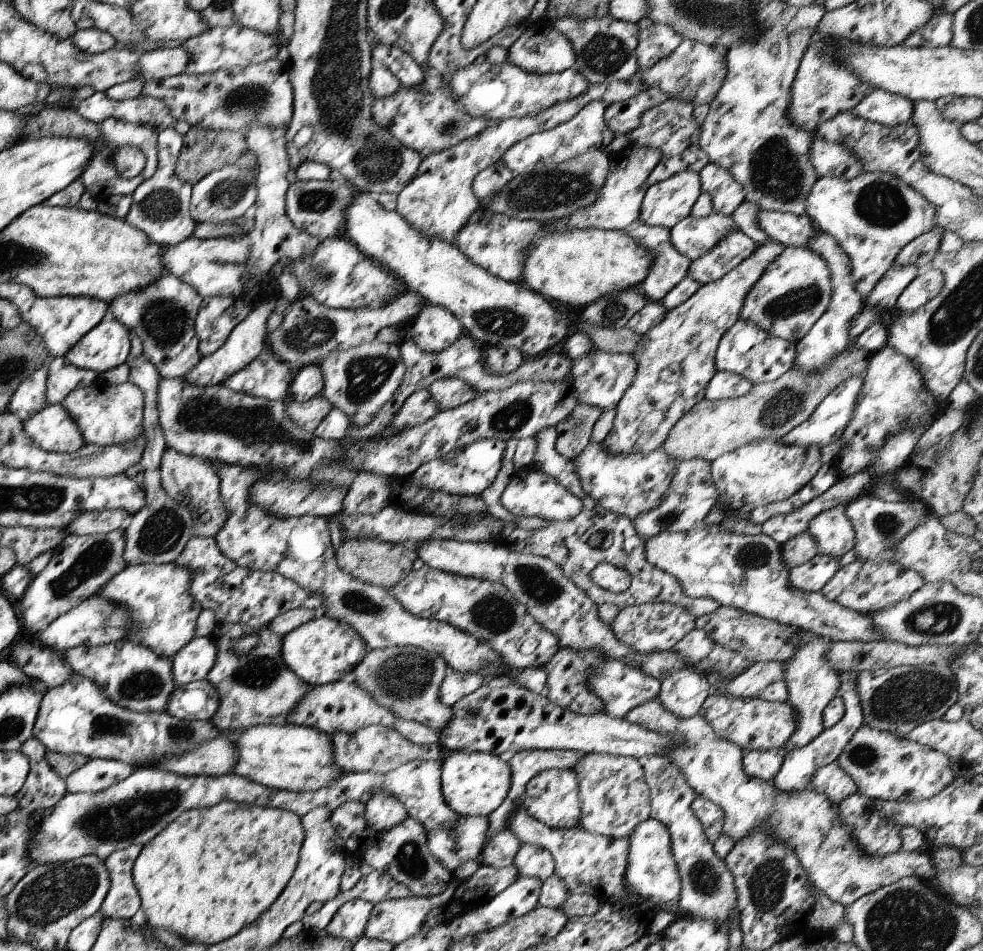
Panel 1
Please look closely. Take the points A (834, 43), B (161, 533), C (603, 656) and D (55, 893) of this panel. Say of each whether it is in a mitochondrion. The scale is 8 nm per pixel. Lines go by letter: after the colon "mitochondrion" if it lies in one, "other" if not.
A: other
B: mitochondrion
C: other
D: mitochondrion

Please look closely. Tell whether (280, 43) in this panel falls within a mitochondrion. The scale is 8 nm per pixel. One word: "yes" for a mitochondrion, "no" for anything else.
no

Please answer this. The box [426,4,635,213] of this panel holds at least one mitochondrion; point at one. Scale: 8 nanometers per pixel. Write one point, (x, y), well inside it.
(604, 55)

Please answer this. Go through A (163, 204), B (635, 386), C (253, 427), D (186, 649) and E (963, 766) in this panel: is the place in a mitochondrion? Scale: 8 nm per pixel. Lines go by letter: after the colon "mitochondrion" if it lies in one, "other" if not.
A: mitochondrion
B: other
C: mitochondrion
D: other
E: other

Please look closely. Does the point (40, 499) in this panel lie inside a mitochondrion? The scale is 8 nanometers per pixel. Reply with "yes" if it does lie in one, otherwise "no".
yes

